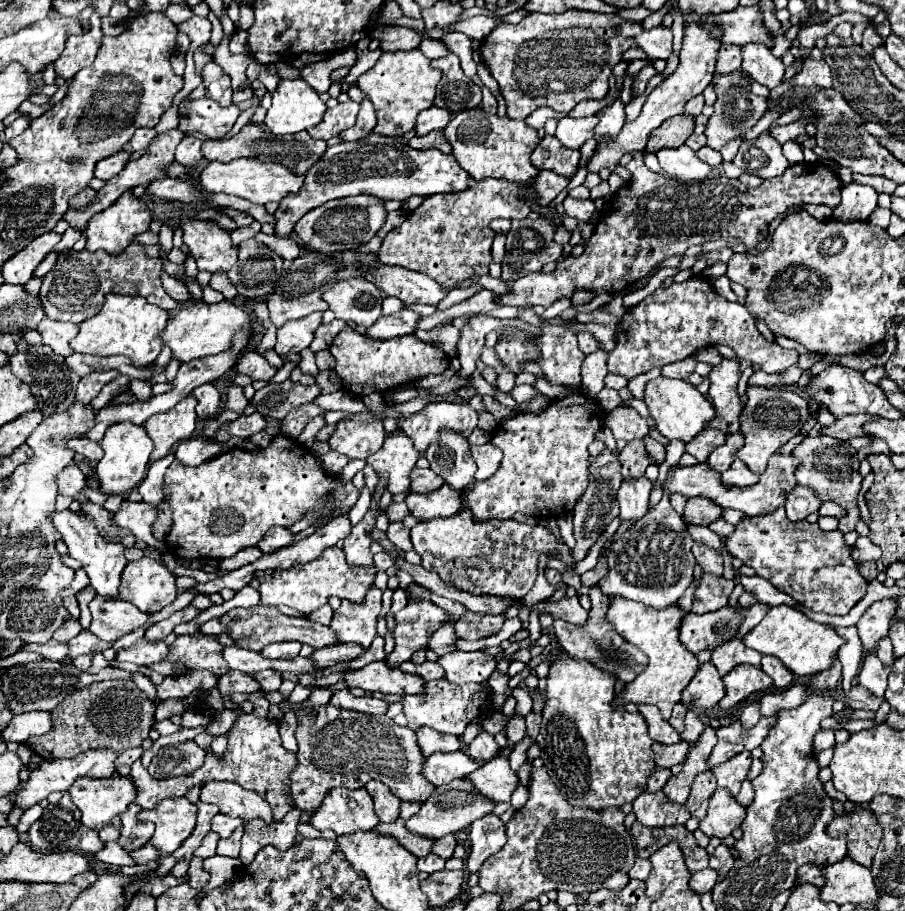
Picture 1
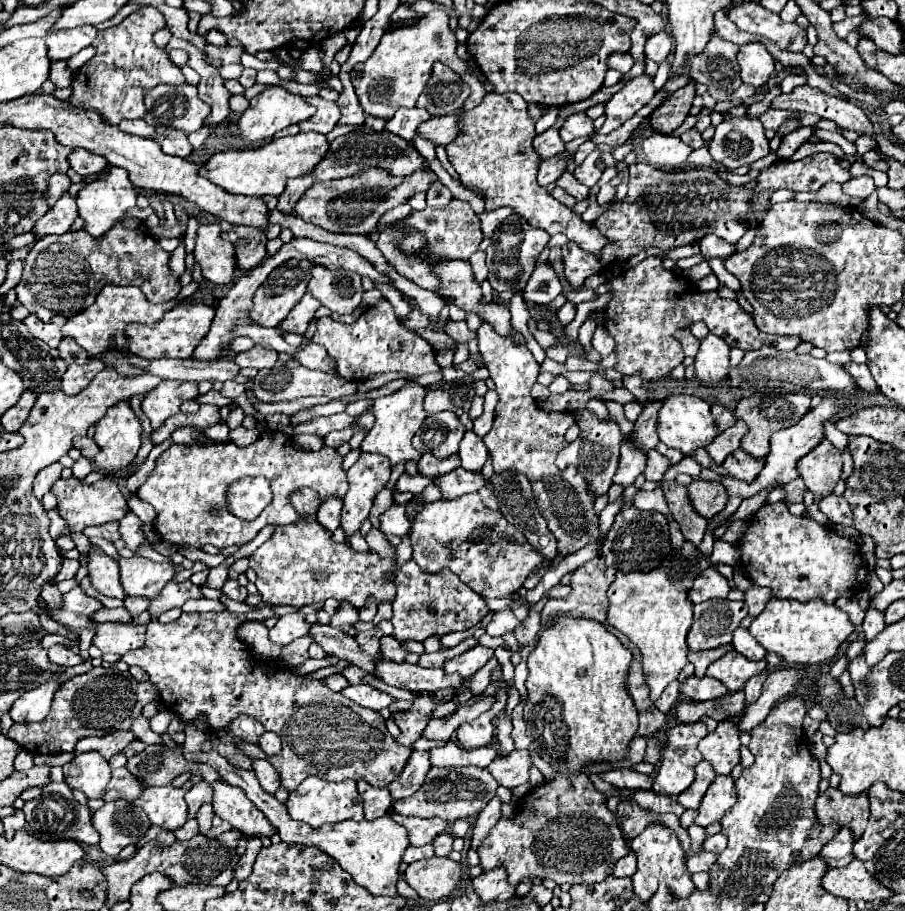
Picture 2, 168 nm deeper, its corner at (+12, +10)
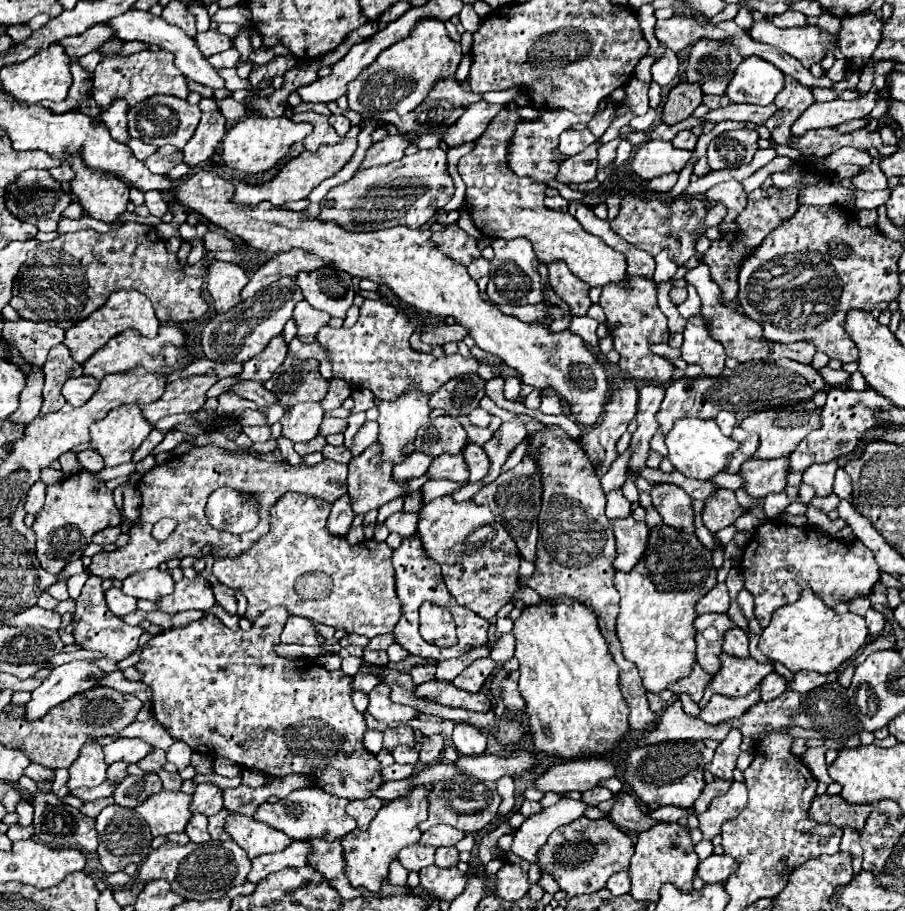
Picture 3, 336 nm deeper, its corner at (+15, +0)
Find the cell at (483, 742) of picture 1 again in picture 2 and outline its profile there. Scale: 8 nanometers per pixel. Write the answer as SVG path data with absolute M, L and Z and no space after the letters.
M498 690L498 698L494 702L494 706L480 714L476 720L468 722L468 724L462 724L458 730L456 730L456 740L462 748L468 748L468 750L474 750L474 748L482 748L482 746L488 746L490 740L492 740L492 734L494 734L494 728L492 728L492 718L506 706L508 702L508 696L506 696L506 690Z

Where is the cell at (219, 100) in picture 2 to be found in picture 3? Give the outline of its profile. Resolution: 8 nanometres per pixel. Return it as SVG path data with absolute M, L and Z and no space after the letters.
M203 100L199 102L199 108L203 112L201 122L189 144L183 148L185 154L183 162L187 166L197 166L207 162L213 156L217 144L225 136L225 118L221 116L215 100Z

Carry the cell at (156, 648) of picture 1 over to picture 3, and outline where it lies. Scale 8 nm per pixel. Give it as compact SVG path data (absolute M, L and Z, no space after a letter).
M91 576L85 582L81 596L77 598L75 604L77 606L75 606L75 618L73 618L73 638L81 648L97 650L105 658L111 658L111 660L123 660L123 658L127 658L129 654L135 652L137 640L143 634L143 628L125 624L121 618L115 616L107 608L105 594L103 594L103 588L101 588L101 578Z

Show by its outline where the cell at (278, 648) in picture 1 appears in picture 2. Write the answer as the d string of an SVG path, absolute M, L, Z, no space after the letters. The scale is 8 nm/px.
M300 614L280 616L274 628L270 628L270 640L280 646L288 646L292 640L308 634L308 622Z

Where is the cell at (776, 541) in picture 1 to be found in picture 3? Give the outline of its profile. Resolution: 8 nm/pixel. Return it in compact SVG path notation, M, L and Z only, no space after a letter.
M767 520L765 524L761 524L757 528L757 532L753 534L751 542L747 544L747 548L743 552L741 572L745 576L745 588L755 598L755 618L759 620L761 628L769 626L771 614L777 608L795 602L803 588L811 588L827 606L835 608L839 602L849 602L857 596L869 596L871 588L881 580L881 568L875 562L873 552L861 540L839 540L839 538L821 534L811 526L797 528L797 526L789 526L781 520L775 520L775 522Z

